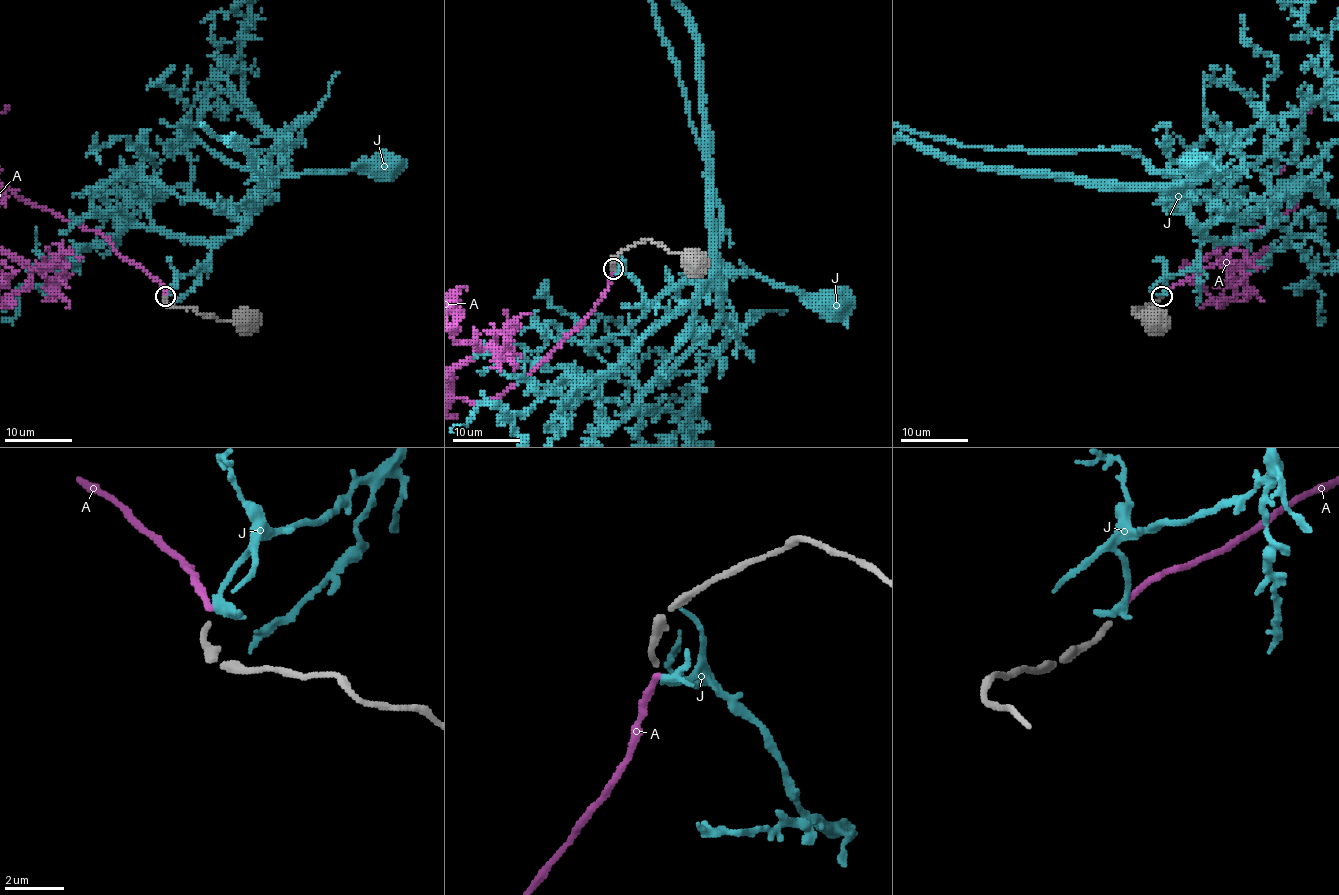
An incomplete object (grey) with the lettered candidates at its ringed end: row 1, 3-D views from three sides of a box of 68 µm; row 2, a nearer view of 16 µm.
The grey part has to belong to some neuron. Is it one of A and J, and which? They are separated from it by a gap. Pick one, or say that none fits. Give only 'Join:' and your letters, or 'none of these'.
Join: A

